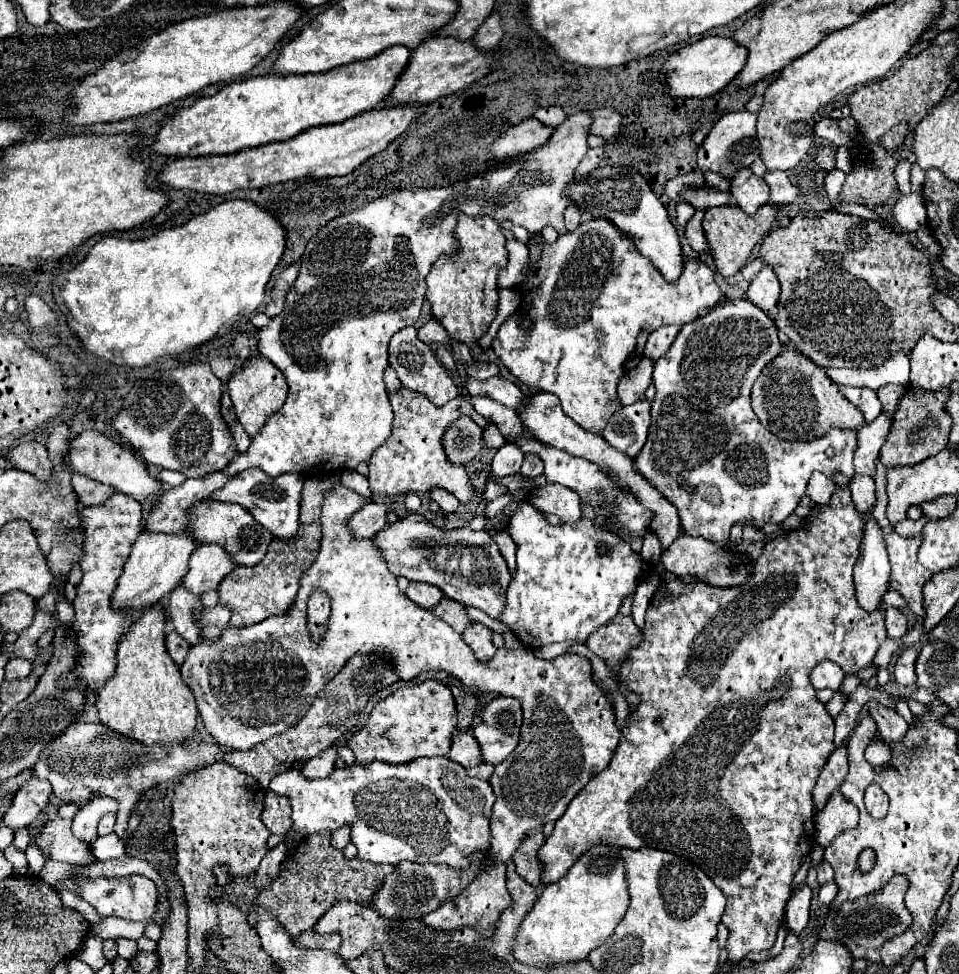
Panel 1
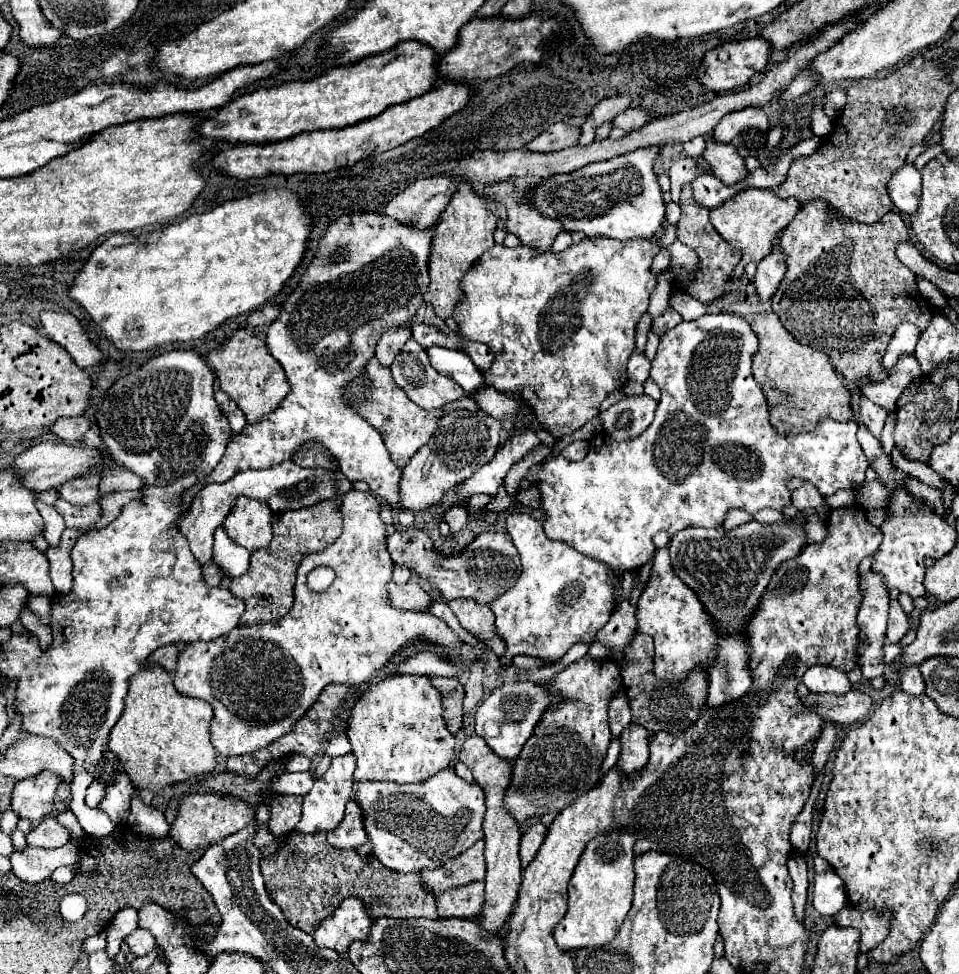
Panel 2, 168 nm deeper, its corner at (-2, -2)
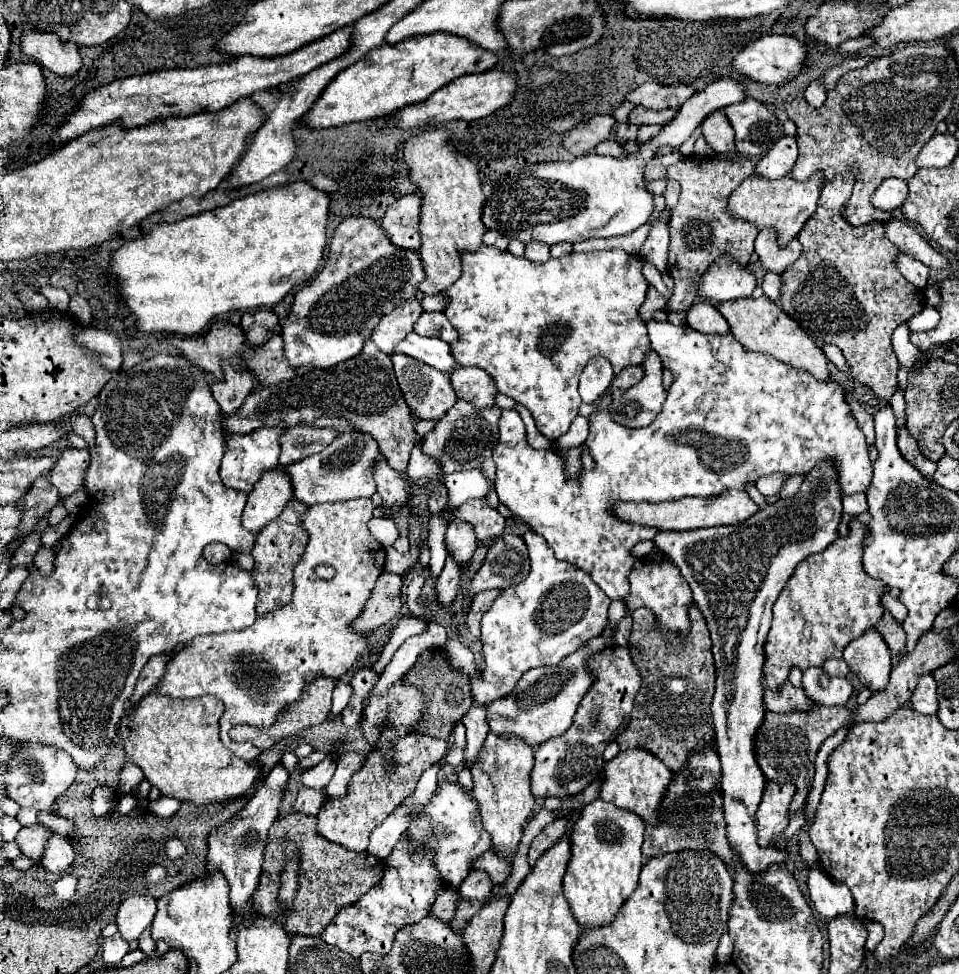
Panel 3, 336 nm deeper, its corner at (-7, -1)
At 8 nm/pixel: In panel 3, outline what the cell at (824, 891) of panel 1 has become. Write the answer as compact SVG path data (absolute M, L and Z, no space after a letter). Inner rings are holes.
M813 868L809 872L809 898L815 910L823 918L839 918L839 916L853 916L853 896L849 888L841 882L833 882L821 868Z

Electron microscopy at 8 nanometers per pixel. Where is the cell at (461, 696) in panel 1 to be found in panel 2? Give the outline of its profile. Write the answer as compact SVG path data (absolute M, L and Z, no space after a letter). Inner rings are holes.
M430 677L430 683L440 691L442 695L442 717L448 725L448 731L452 735L458 733L462 727L462 699L464 699L464 687L458 679L446 679L446 677Z

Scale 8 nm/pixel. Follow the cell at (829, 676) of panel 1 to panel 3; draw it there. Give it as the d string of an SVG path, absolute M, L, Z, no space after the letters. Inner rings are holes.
M811 666L803 672L803 690L819 706L843 706L853 692L847 678L829 676L823 668L817 666Z

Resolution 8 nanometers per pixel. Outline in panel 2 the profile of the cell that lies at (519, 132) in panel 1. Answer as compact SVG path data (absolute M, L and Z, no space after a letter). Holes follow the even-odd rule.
M554 123L544 133L540 133L532 143L528 143L530 151L560 151L566 147L578 145L580 139L580 127L566 125L566 123Z

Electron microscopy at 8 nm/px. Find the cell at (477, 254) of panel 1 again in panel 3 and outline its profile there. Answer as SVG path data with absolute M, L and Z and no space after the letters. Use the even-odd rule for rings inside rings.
M427 130L421 132L419 136L413 136L405 142L405 160L411 168L411 180L419 186L421 190L421 248L419 256L425 268L427 278L419 286L423 294L439 294L441 290L449 288L459 276L461 276L461 254L463 252L477 252L483 244L485 236L485 224L481 222L481 210L485 204L485 194L481 190L479 182L479 168L465 156L457 154L449 146L449 134L445 130Z

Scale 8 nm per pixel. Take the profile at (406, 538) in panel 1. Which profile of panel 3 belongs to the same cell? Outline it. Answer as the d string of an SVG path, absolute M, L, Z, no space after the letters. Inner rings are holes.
M503 534L489 548L483 566L477 570L477 578L471 580L469 592L481 590L505 590L519 584L529 574L527 546L517 534Z

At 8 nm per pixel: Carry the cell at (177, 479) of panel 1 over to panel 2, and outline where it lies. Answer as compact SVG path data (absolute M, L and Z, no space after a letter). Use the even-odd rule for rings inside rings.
M112 463L100 465L100 473L102 473L102 479L98 485L100 499L116 491L136 491L142 487L142 479L138 475L124 471L124 467L116 467Z

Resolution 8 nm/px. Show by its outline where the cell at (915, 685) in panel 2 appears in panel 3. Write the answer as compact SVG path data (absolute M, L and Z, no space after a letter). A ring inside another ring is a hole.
M923 674L913 690L911 706L921 714L935 714L937 712L937 684L931 674Z

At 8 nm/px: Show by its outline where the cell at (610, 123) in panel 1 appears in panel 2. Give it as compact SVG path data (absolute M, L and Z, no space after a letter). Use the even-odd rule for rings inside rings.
M630 109L630 111L626 111L626 113L620 113L614 121L612 121L612 127L620 127L620 129L624 129L624 131L636 131L636 129L640 129L640 127L644 127L648 121L652 119L652 115L650 115L650 111L646 111L646 109Z

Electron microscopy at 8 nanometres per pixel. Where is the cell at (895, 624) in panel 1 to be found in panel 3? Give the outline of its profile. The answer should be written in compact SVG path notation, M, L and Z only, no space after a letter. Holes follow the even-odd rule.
M885 610L883 618L877 622L875 628L883 634L883 638L885 638L885 642L887 642L891 652L901 652L905 648L907 634L905 634L903 626L889 614L889 610Z

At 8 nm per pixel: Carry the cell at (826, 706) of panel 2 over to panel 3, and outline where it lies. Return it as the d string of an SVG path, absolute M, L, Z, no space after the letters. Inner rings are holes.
M785 682L777 692L771 692L765 686L765 708L773 712L785 710L813 710L813 702L805 698L801 688L795 688L791 682Z

